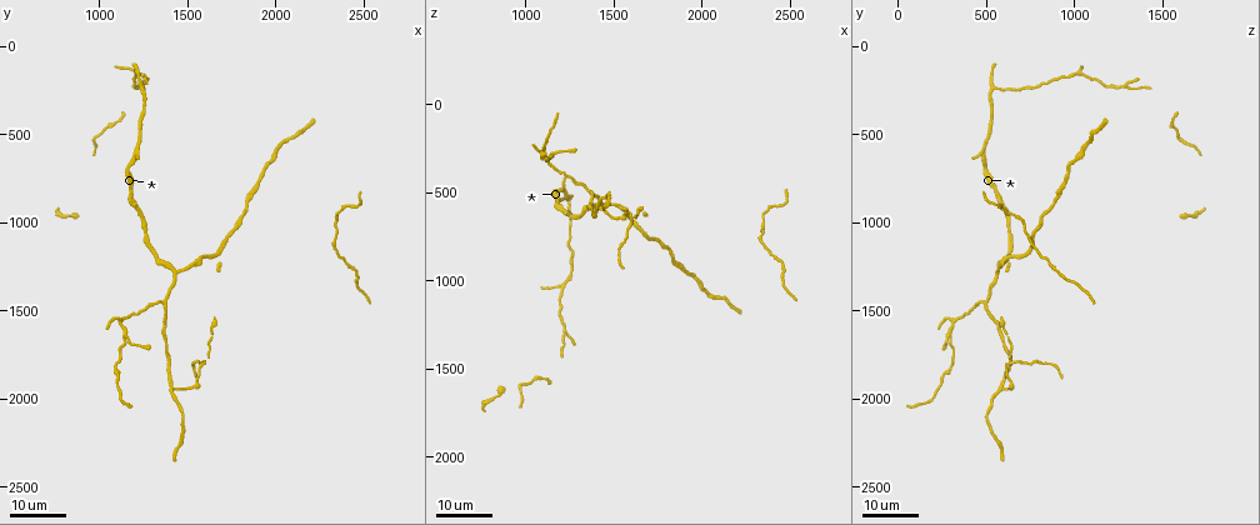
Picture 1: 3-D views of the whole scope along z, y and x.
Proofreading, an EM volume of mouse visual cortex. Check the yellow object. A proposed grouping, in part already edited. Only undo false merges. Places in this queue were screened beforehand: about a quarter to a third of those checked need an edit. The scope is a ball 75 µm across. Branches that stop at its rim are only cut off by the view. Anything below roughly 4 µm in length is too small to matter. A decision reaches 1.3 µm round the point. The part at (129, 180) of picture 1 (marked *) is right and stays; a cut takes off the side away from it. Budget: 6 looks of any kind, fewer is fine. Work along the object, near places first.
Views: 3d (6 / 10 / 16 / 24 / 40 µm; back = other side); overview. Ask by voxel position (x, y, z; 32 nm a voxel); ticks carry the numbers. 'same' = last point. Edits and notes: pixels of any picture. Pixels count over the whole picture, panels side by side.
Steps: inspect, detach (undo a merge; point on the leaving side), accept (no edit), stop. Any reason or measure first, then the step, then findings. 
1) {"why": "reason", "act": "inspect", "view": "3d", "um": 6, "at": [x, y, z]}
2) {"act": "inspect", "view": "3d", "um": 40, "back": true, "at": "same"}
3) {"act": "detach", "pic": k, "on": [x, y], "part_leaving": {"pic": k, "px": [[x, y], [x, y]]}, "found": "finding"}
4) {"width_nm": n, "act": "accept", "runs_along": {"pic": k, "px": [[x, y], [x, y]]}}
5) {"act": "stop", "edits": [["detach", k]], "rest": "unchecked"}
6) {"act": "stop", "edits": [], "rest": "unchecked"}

{"why": "thin arm on a thick one", "act": "inspect", "view": "3d", "um": 24, "at": [1160, 1640, 300]}

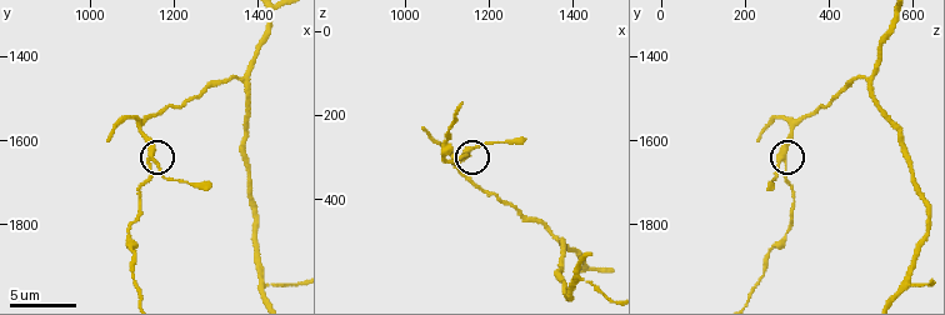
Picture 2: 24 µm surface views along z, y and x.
{"why": "zoom in", "act": "inspect", "view": "3d", "um": 10, "at": [1145, 1645, 285]}

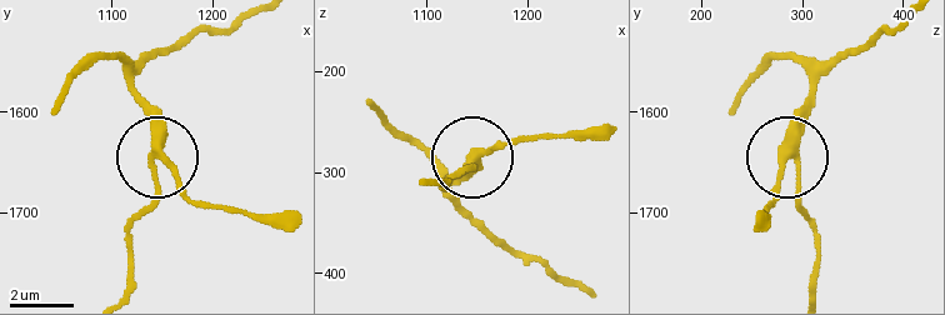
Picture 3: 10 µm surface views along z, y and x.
{"why": "other side", "act": "inspect", "view": "3d", "um": 10, "back": true, "at": [1148, 1640, 284]}

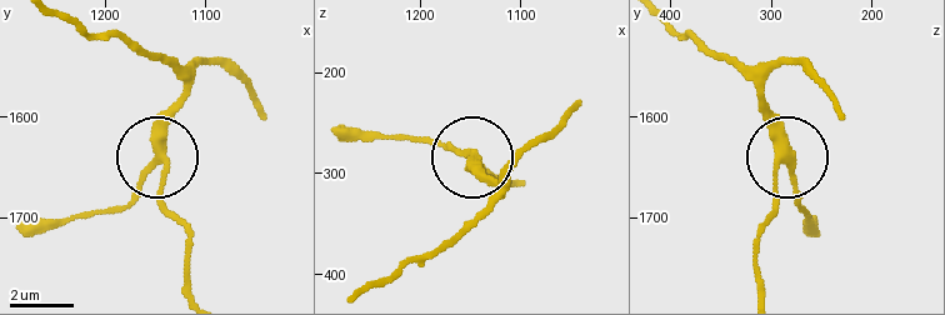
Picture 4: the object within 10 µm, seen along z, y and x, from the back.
{"arms": 3, "act": "accept", "found": "continuous, no second cell"}

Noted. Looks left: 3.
{"why": "three-way junction", "act": "inspect", "view": "3d", "um": 16, "at": [1600, 1800, 620]}

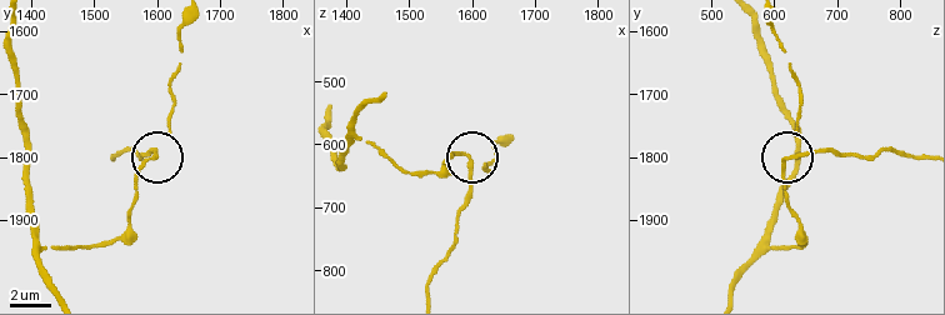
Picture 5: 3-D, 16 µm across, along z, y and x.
{"act": "inspect", "view": "3d", "um": 10, "at": [1595, 1795, 630]}

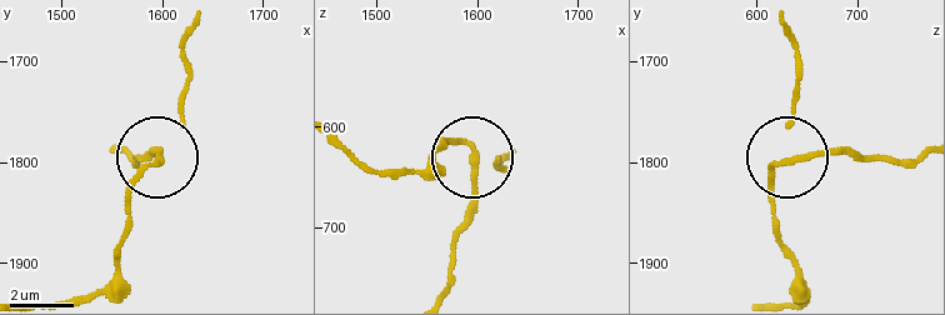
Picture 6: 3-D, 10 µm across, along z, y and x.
{"width_nm": 140, "act": "detach", "pic": 6, "on": [163, 151], "found": "two cells meet here"}

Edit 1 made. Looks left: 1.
{"why": "a fork", "act": "inspect", "view": "3d", "um": 10, "at": [1360, 1465, 500]}

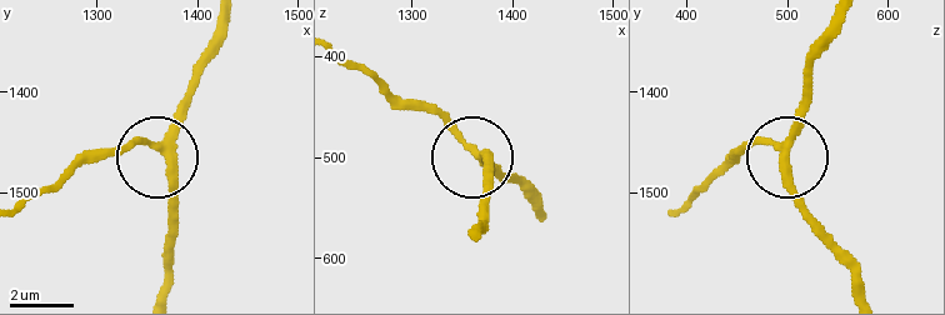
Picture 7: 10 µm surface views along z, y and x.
{"act": "accept", "runs_along": {"pic": 7, "px": [[224, 23], [175, 136], [159, 146], [105, 151]]}, "found": "all the same cell"}

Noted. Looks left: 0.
{"act": "stop", "edits": [["detach", 6]], "rest": "unchecked"}

